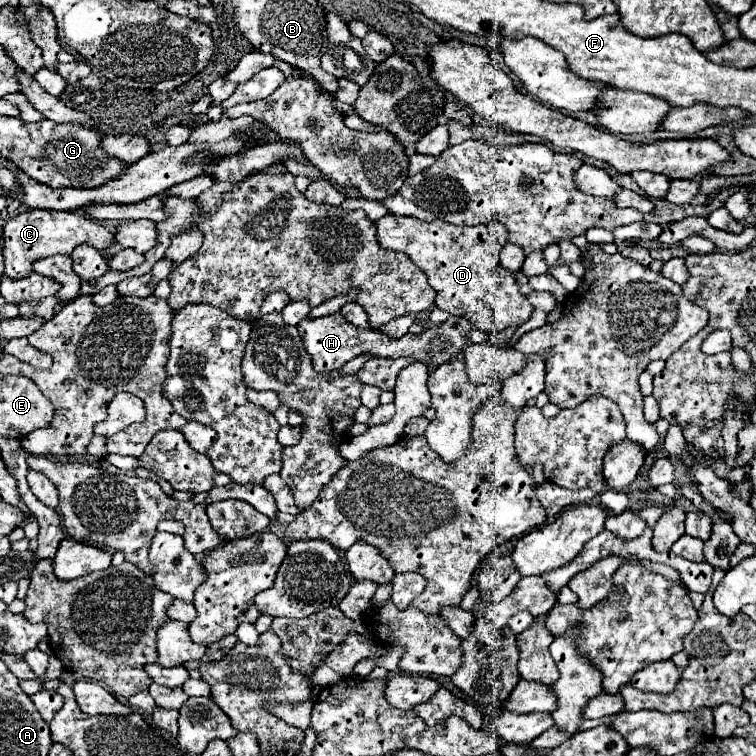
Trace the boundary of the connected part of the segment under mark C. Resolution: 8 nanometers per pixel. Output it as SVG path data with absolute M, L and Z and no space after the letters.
M68 210L22 212L6 222L2 236L4 236L3 256L4 264L6 264L4 274L14 280L20 280L20 278L26 278L28 274L32 274L32 266L40 258L46 258L52 254L70 256L72 250L80 244L88 244L88 246L104 252L108 246L112 246L112 238L114 238L114 234L106 226L102 226L94 218L88 218L88 214L84 210L76 210L76 212L68 212Z

